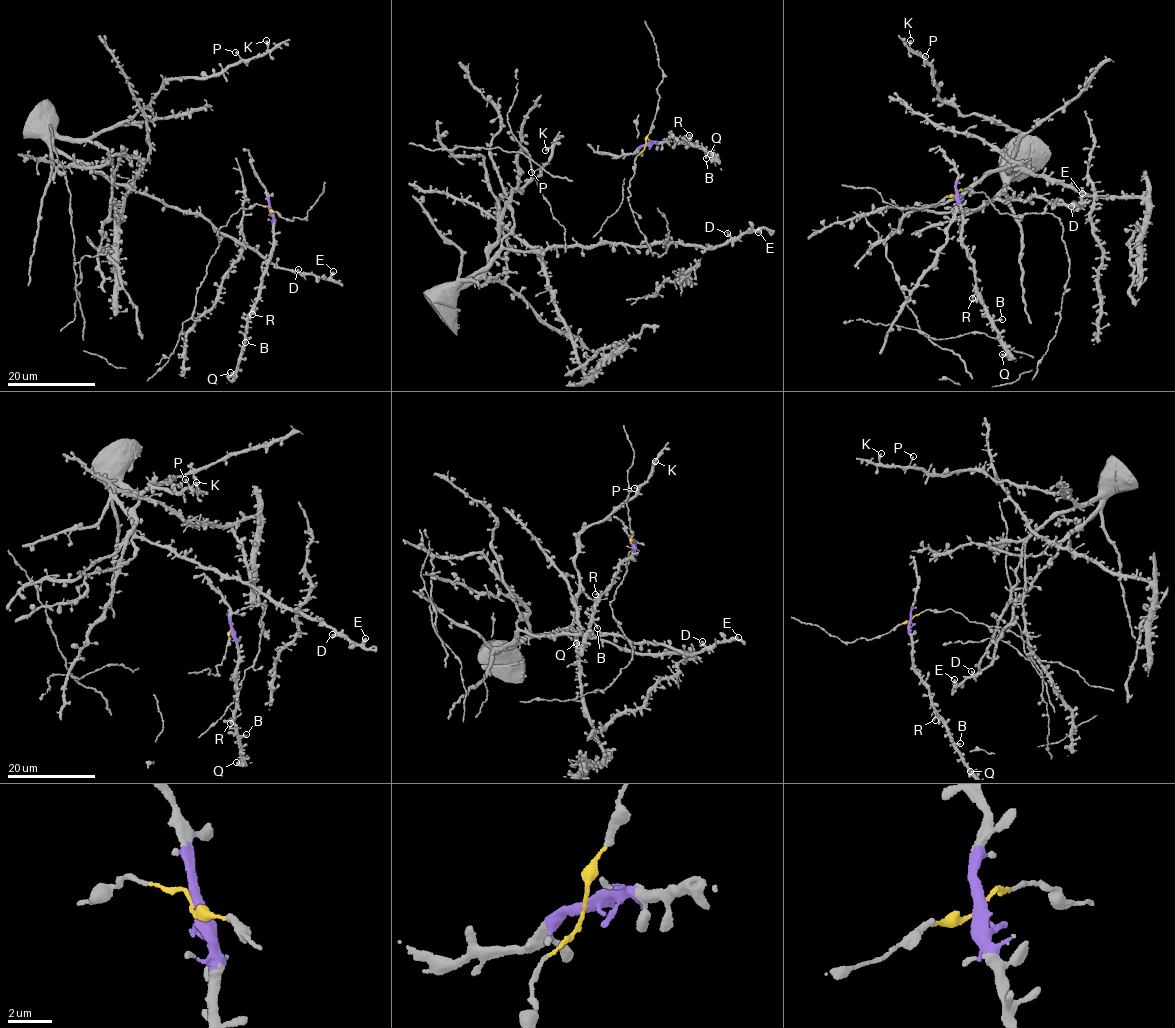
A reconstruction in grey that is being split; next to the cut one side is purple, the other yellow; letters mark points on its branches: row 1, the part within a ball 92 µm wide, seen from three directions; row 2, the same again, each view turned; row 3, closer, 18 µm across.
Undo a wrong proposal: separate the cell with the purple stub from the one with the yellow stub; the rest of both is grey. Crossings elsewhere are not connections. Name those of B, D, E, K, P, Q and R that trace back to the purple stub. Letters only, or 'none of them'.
B, Q, R

